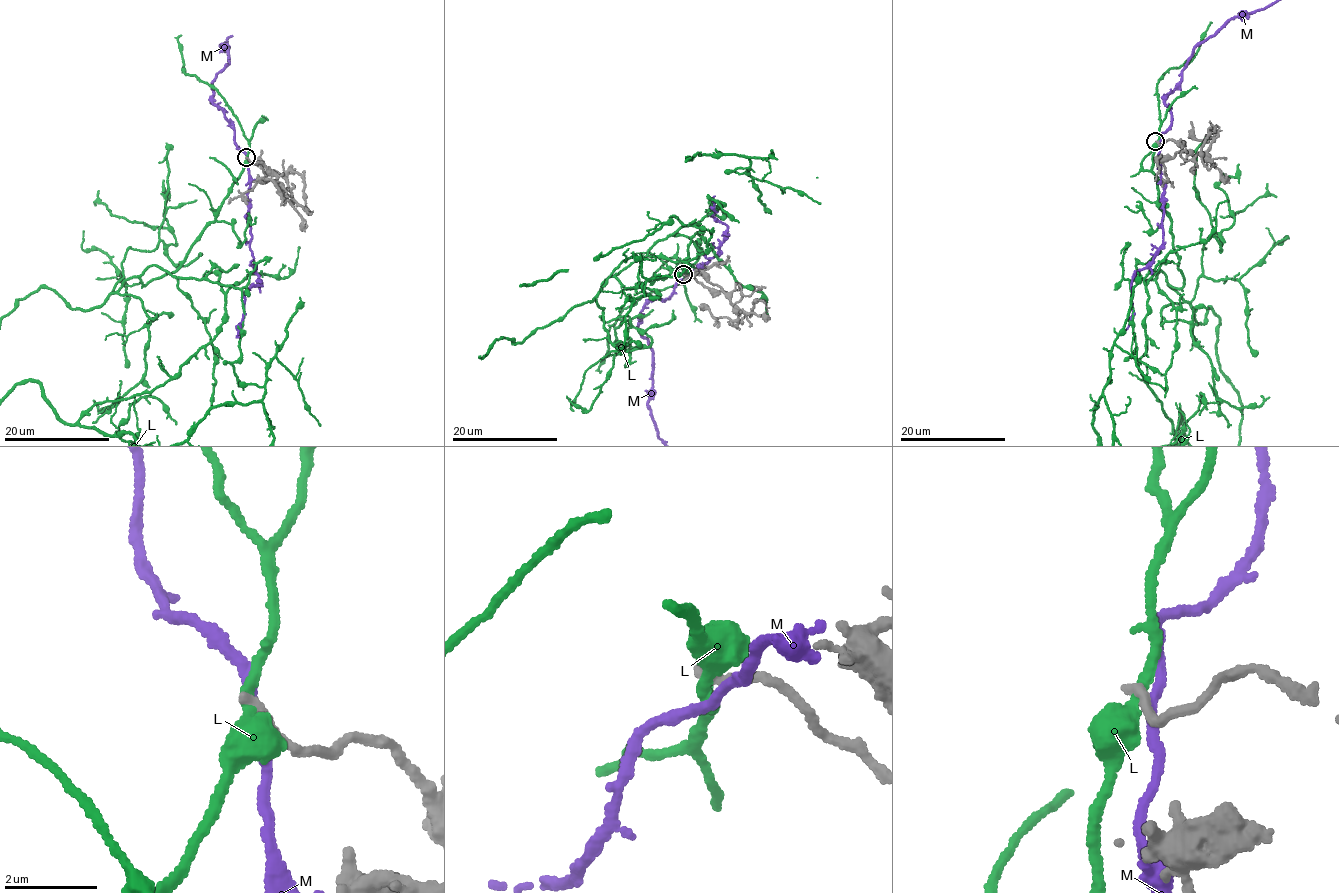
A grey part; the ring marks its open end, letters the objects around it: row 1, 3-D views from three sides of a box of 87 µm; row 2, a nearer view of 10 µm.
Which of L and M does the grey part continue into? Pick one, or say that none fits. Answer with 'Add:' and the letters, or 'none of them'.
Add: none of them

